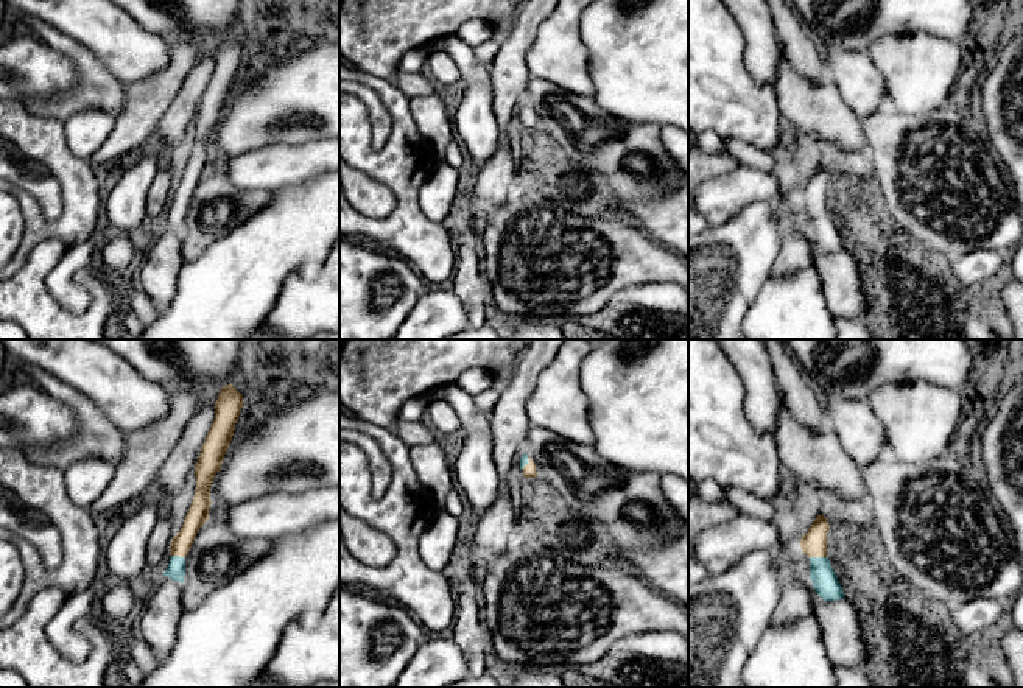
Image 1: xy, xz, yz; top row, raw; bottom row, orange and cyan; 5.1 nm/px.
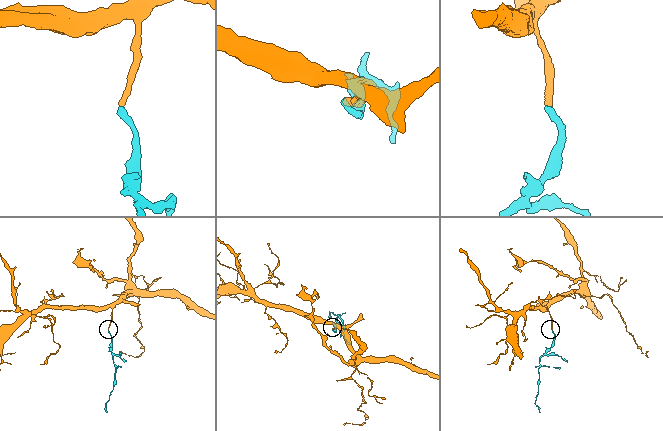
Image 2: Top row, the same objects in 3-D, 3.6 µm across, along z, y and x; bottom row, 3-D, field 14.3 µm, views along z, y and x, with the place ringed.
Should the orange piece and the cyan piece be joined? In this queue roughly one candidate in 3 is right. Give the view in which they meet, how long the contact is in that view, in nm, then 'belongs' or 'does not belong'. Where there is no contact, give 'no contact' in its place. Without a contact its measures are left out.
meets orange in yz; contact 90 nm long; belongs

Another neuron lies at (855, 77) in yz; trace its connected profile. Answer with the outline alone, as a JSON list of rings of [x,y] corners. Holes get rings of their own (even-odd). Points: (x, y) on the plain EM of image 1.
[[[867,51],[828,53],[824,67],[844,103],[861,120],[888,106],[883,76]]]

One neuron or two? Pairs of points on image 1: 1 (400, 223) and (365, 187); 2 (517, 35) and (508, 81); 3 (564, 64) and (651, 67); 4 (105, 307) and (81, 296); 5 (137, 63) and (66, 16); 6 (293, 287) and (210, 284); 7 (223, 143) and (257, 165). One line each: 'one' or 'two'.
1: two
2: one
3: two
4: two
5: one
6: two
7: two

